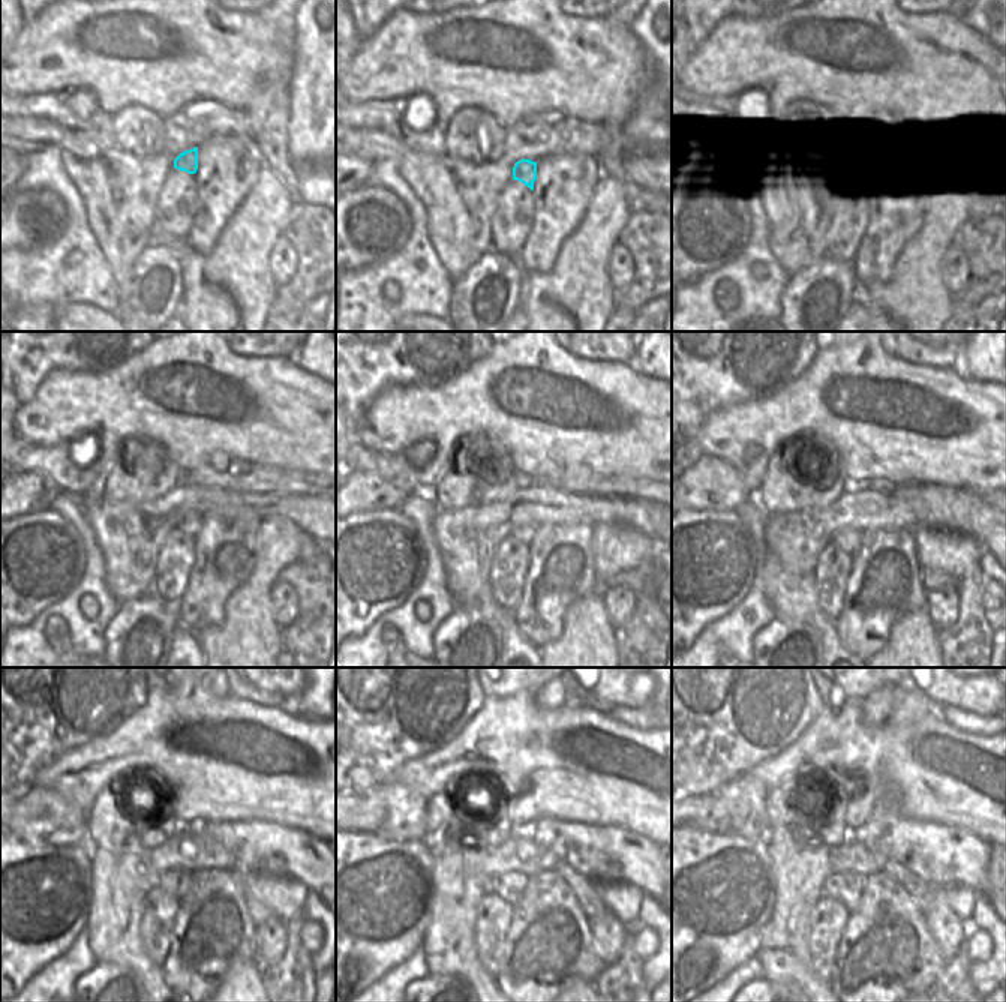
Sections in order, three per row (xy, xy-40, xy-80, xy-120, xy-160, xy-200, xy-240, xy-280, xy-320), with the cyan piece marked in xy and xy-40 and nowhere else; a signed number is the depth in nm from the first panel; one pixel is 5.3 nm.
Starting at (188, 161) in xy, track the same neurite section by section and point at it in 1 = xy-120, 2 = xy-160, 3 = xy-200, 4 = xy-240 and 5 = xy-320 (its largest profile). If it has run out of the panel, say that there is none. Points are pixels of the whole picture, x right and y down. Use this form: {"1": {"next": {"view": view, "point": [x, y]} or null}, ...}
{"1": {"next": {"view": "xy-120", "point": [191, 522]}}, "2": {"next": {"view": "xy-160", "point": [523, 534]}}, "3": {"next": {"view": "xy-200", "point": [849, 540]}}, "4": {"next": {"view": "xy-240", "point": [176, 882]}}, "5": {"next": {"view": "xy-320", "point": [846, 887]}}}

